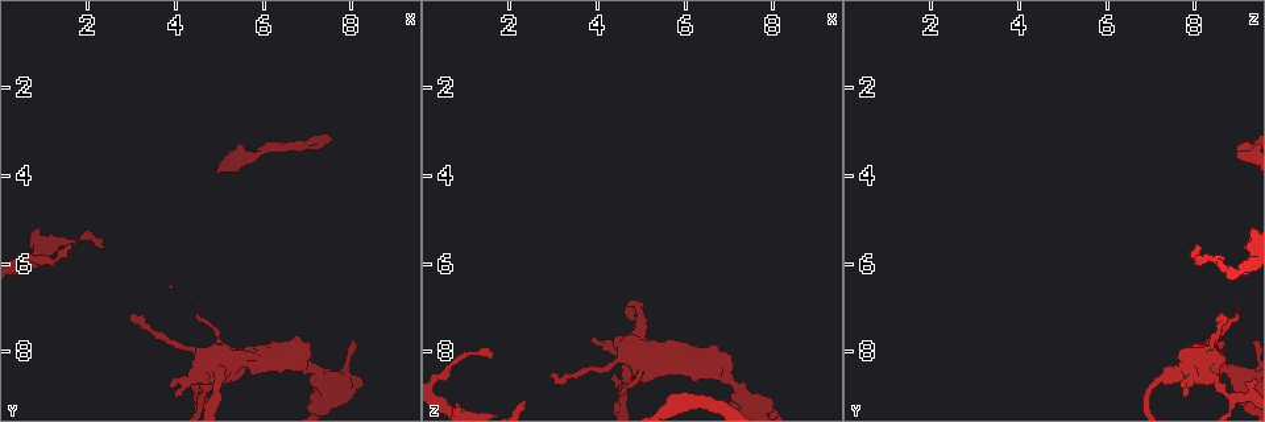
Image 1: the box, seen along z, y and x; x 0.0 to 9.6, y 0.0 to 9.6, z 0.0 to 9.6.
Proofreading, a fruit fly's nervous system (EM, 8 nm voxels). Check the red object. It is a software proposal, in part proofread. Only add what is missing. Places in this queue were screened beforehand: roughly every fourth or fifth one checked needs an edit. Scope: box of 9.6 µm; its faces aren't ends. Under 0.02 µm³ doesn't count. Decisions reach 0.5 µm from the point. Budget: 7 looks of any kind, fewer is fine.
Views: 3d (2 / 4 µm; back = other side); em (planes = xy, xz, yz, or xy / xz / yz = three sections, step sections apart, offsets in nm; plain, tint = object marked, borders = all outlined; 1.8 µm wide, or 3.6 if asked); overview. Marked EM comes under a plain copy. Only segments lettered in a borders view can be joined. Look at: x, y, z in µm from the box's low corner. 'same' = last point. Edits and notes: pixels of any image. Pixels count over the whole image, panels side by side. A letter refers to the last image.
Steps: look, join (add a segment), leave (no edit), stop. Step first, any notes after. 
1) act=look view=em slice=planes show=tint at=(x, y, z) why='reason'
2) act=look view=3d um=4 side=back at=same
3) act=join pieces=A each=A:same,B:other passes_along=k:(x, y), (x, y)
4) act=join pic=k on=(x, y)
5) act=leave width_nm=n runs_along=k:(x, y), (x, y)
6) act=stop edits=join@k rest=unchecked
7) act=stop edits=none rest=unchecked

act=look view=3d um=2 side=back at=(1.55, 5.55, 8.15) why='end of a long branch'

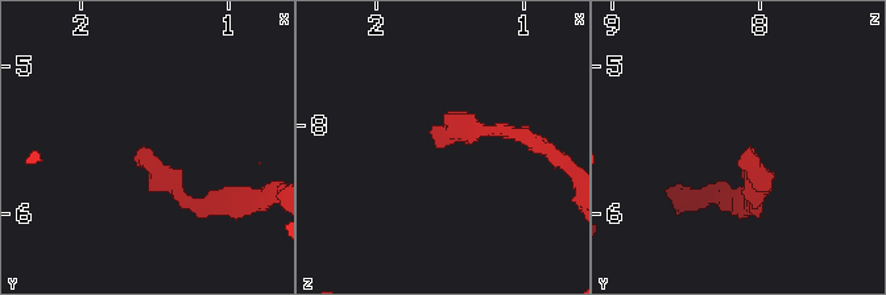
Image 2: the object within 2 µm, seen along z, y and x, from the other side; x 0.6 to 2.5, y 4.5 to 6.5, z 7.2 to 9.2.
act=look view=em slice=xy step=8 show=borders at=(1.56, 5.54, 8.10)

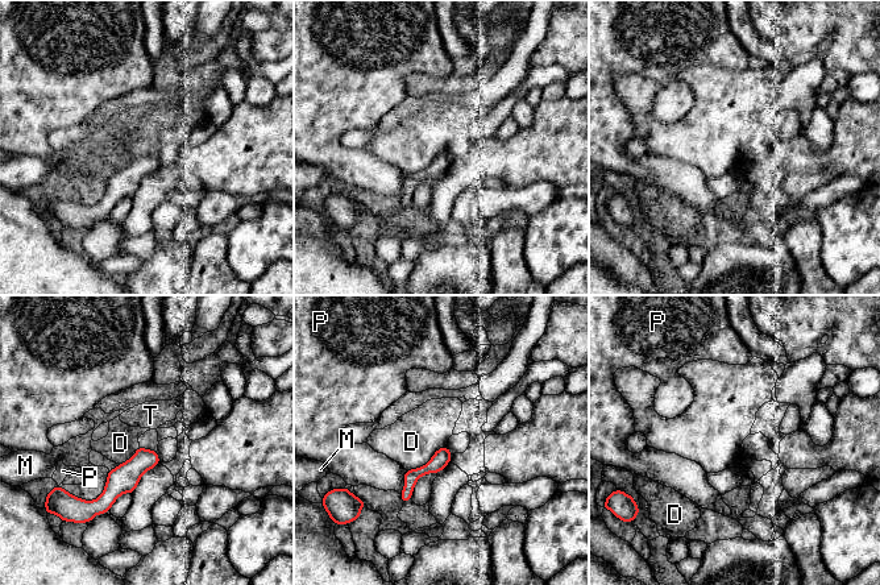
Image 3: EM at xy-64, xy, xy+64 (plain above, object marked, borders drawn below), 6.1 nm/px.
act=look view=em slice=planes show=borders at=same why='cut it another way'

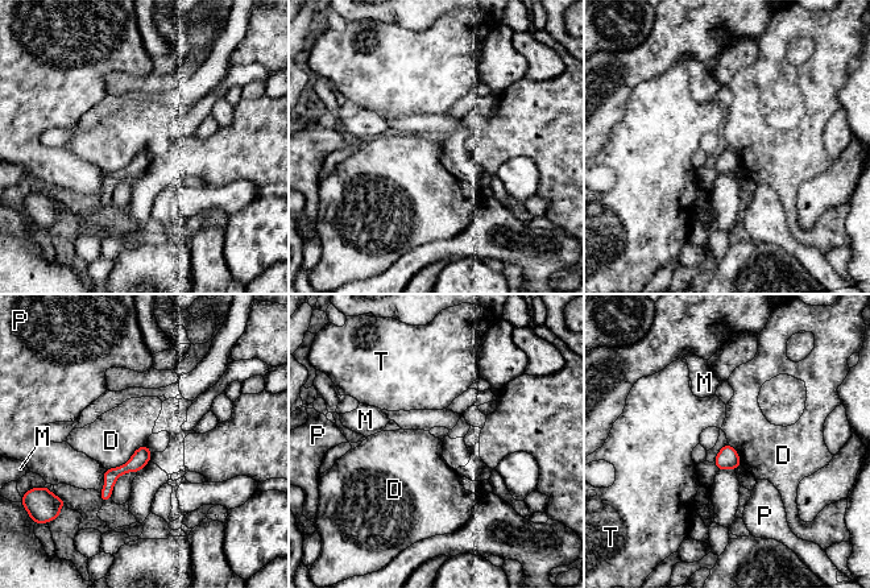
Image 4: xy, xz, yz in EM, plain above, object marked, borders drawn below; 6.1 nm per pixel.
act=leave each=D:other,M:other,P:other,T:other runs_along=4:(145, 450), (110, 480), (104, 497) found='none of them fits'

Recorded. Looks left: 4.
act=look view=em slice=xz step=4 show=tint at=(2.90, 7.25, 8.55)

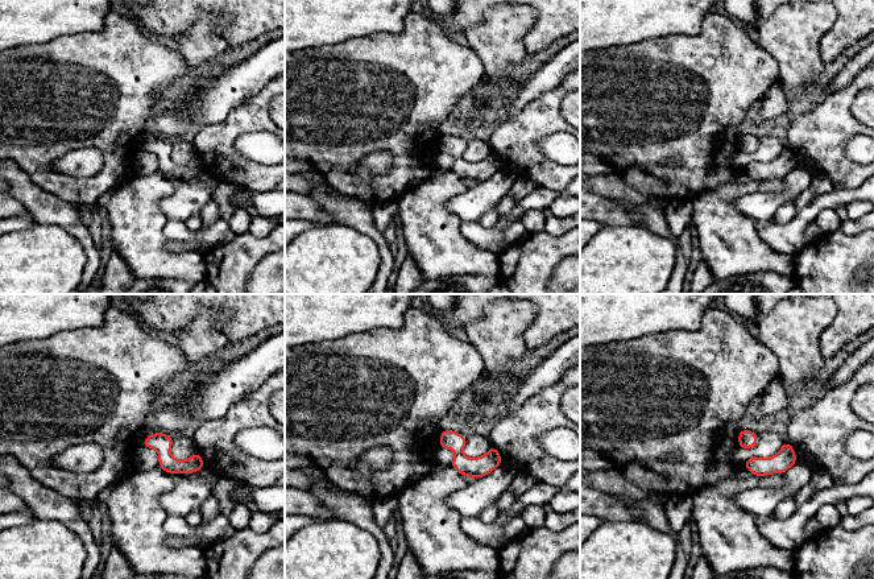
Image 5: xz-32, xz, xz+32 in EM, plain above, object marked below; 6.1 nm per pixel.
act=look view=em slice=planes show=tint at=same why='another direction'

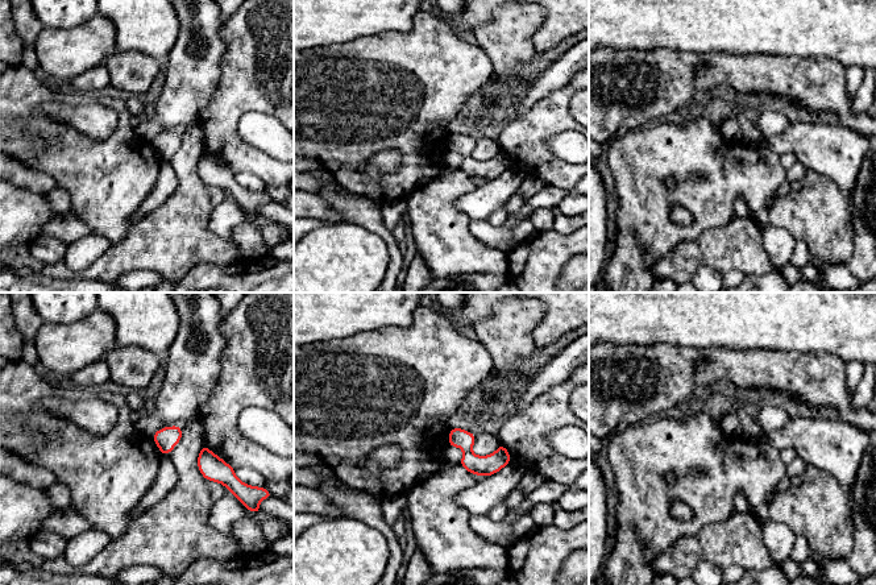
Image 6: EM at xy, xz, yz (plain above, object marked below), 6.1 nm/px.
act=look view=em slice=planes show=borders at=same

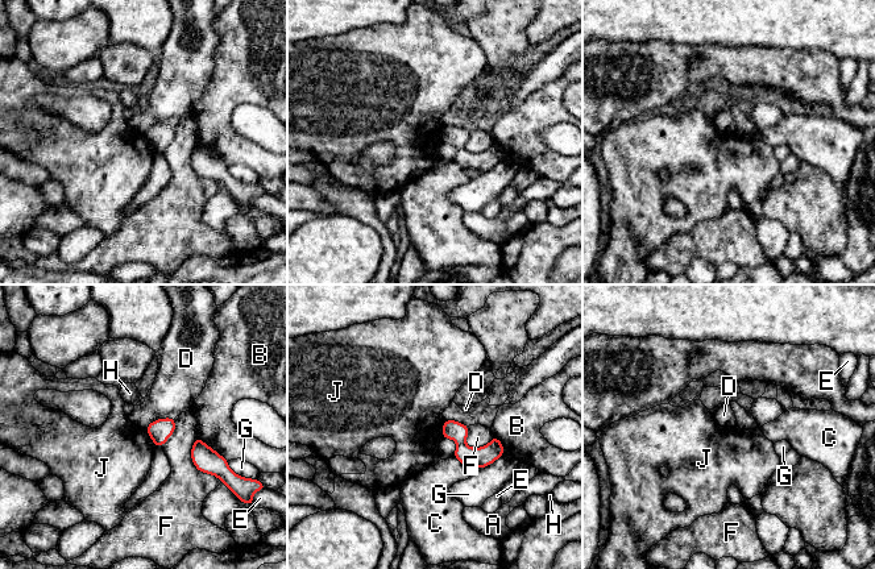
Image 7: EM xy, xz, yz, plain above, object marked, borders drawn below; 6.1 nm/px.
act=leave width_nm=110 each=A:other,B:other,C:other,D:other,E:other,F:other,G:other,H:other,J:other border=7:(145, 428), (157, 447) found='none of them fits'

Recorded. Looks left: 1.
act=stop edits=none rest=unchecked

